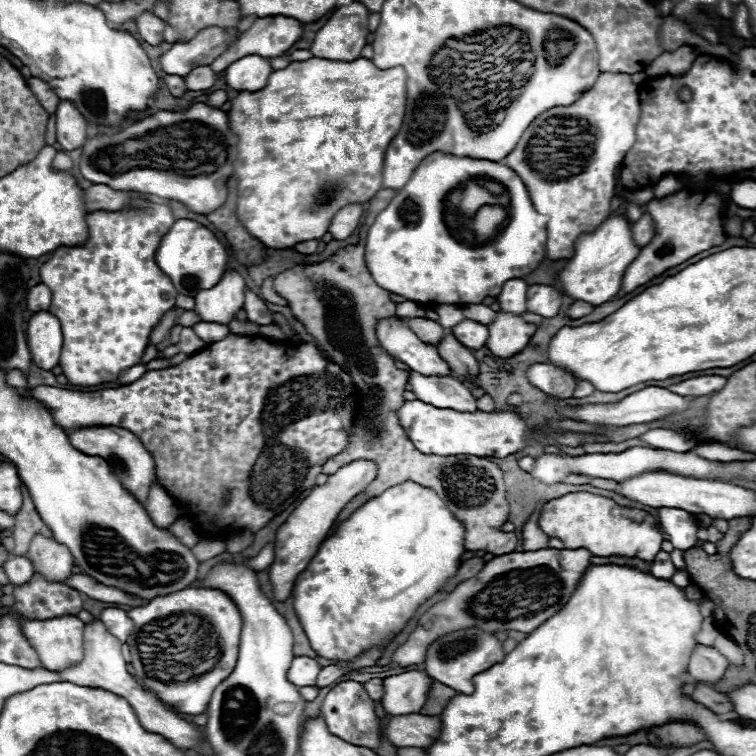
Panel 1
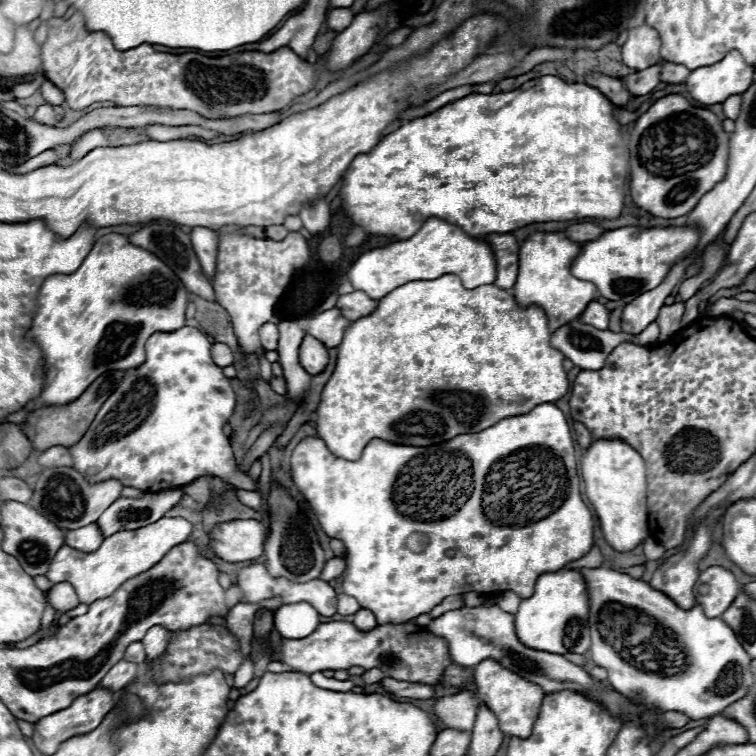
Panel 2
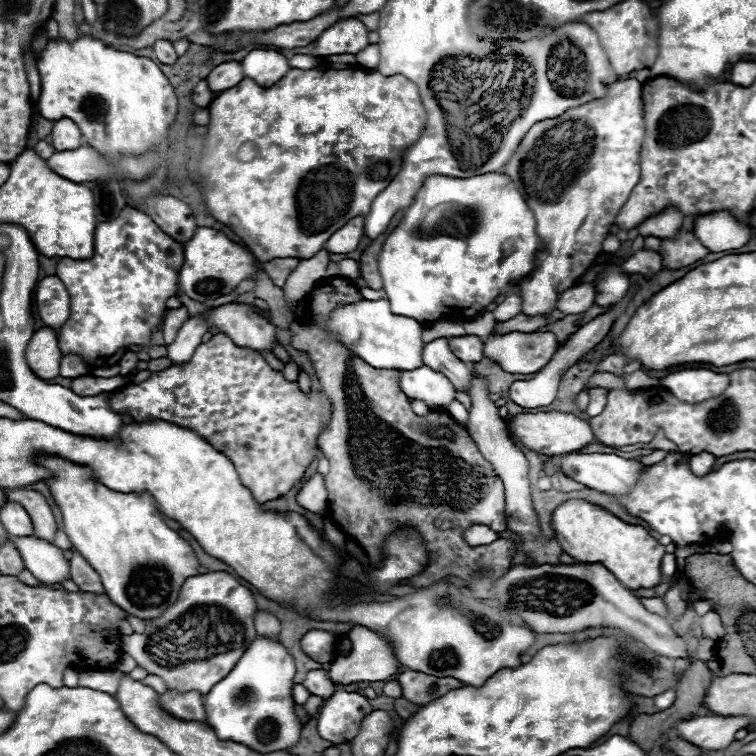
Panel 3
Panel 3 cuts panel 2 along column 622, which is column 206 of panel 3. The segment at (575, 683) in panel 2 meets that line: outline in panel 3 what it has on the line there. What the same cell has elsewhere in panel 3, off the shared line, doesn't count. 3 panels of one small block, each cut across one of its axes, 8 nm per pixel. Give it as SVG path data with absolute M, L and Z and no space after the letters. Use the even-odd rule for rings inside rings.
M256 636L236 662L232 672L220 680L204 698L206 722L220 740L232 740L260 754L288 750L298 744L302 724L294 712L292 698L296 664L292 654L276 638Z

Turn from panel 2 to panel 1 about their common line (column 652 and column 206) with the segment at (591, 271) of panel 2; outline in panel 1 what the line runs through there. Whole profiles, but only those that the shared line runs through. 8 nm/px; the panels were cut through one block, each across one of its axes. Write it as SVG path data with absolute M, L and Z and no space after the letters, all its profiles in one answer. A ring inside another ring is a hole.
M176 220L160 240L160 246L156 250L156 264L160 266L160 270L172 280L178 294L190 298L194 298L204 288L212 288L222 278L226 260L226 250L218 242L218 238L206 226L200 226L194 220Z

